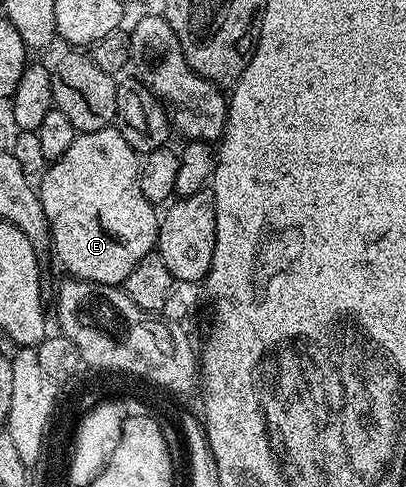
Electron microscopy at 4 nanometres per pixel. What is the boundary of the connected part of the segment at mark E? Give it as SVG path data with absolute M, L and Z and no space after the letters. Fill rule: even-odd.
M116 127L91 131L90 133L78 133L76 139L71 143L71 147L67 147L67 151L63 151L63 155L52 162L40 174L39 180L41 180L41 185L39 181L39 196L45 218L49 224L51 249L53 245L58 259L61 260L62 267L69 272L66 274L78 281L90 281L100 285L115 285L118 287L124 286L127 275L131 275L131 271L135 271L135 263L139 263L139 259L143 259L143 255L154 252L157 244L157 226L159 224L158 210L150 201L143 199L143 191L139 191L139 154L130 147L127 139L123 139L123 135Z

